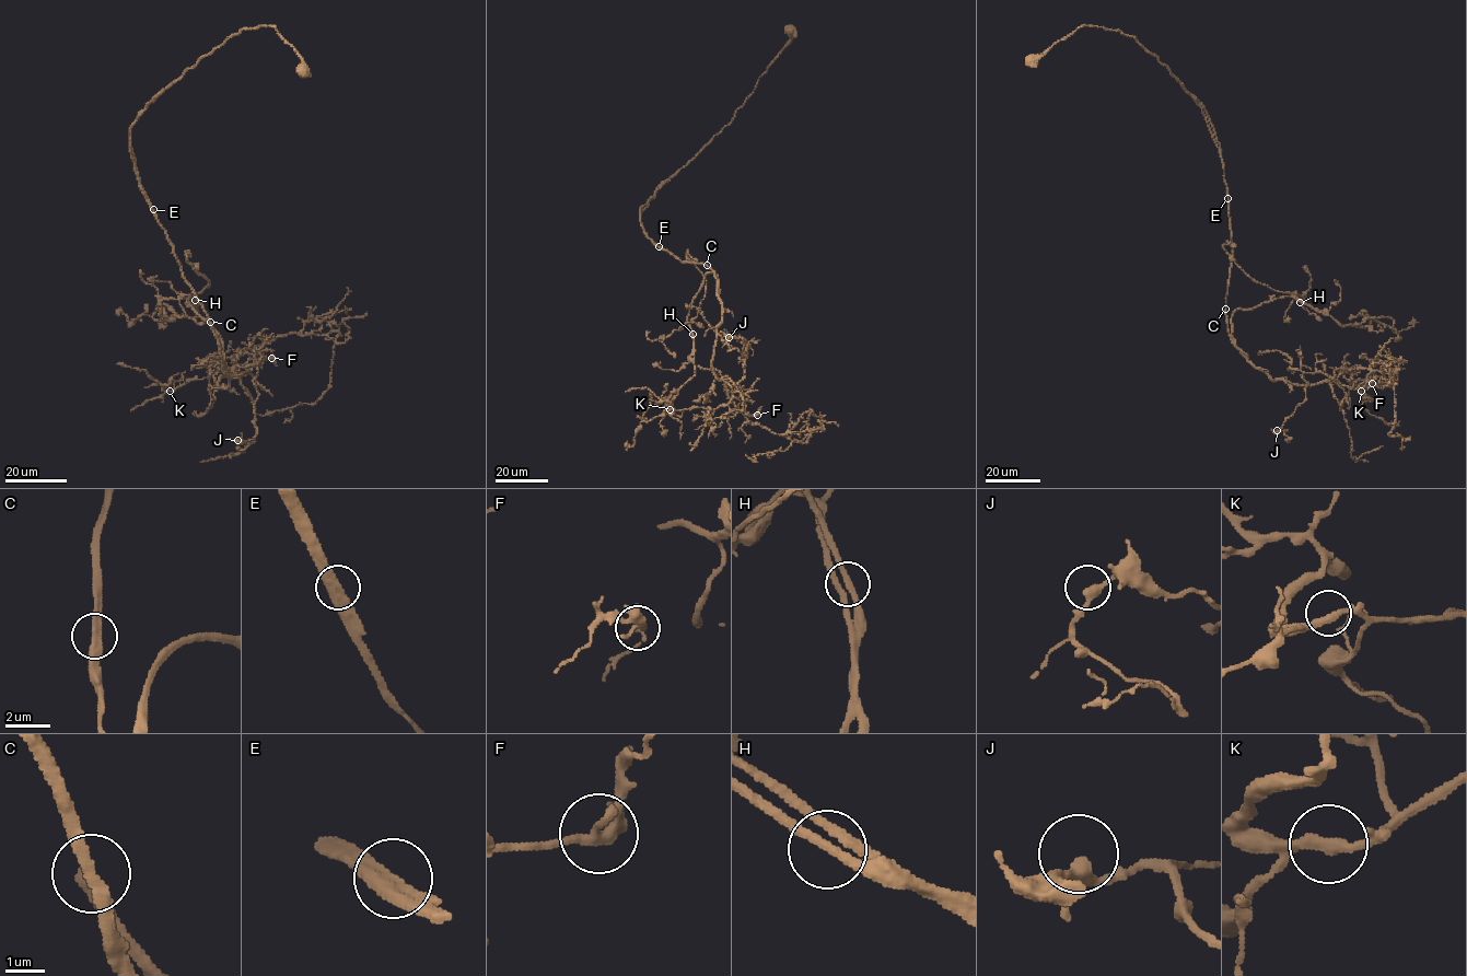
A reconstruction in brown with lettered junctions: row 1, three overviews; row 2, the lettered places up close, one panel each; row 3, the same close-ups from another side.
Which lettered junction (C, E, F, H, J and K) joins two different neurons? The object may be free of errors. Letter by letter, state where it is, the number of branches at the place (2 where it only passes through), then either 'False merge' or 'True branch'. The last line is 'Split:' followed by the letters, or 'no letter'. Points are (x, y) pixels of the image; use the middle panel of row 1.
C: Place: (707, 265). Branches: 2. True branch
E: Place: (659, 246). Branches: 2. False merge
F: Place: (757, 415). Branches: 2. True branch
H: Place: (693, 334). Branches: 2. True branch
J: Place: (729, 337). Branches: 2. True branch
K: Place: (670, 409). Branches: 2. True branch
Split: E

